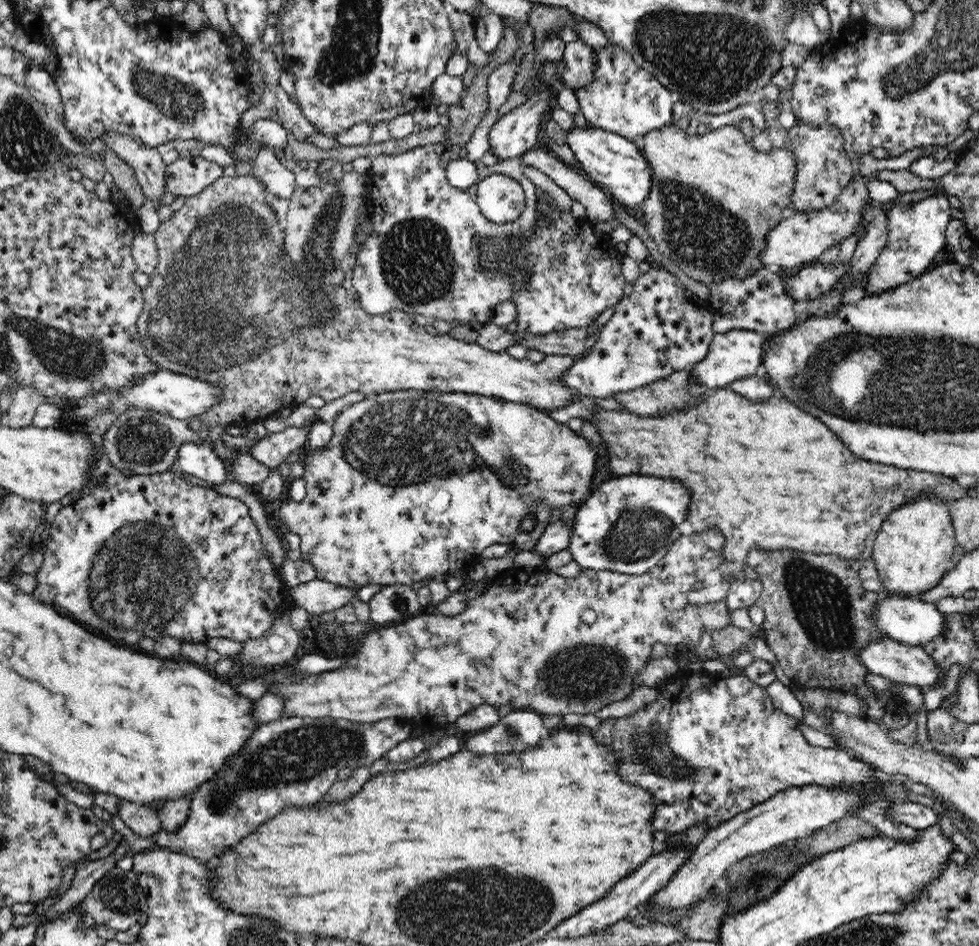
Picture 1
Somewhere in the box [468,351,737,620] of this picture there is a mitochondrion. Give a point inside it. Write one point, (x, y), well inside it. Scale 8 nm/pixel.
(640, 532)

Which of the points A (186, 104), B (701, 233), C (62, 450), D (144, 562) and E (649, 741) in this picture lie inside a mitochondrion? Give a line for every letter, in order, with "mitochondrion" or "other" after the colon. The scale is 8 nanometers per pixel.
A: mitochondrion
B: mitochondrion
C: other
D: mitochondrion
E: mitochondrion

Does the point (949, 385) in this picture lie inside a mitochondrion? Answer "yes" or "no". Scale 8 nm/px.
yes

